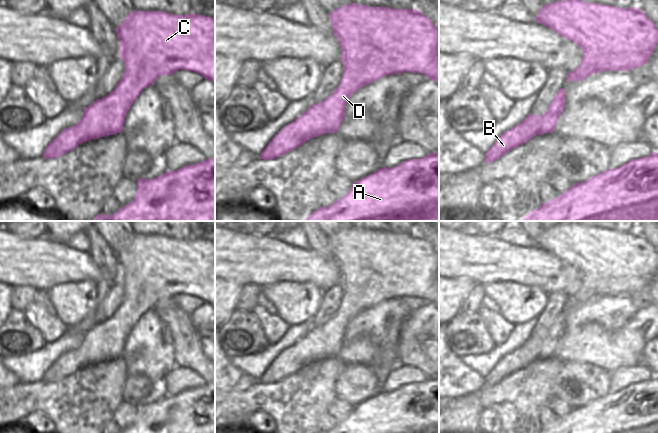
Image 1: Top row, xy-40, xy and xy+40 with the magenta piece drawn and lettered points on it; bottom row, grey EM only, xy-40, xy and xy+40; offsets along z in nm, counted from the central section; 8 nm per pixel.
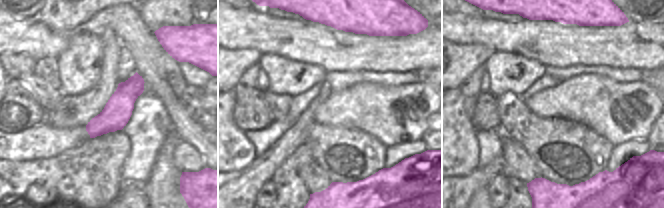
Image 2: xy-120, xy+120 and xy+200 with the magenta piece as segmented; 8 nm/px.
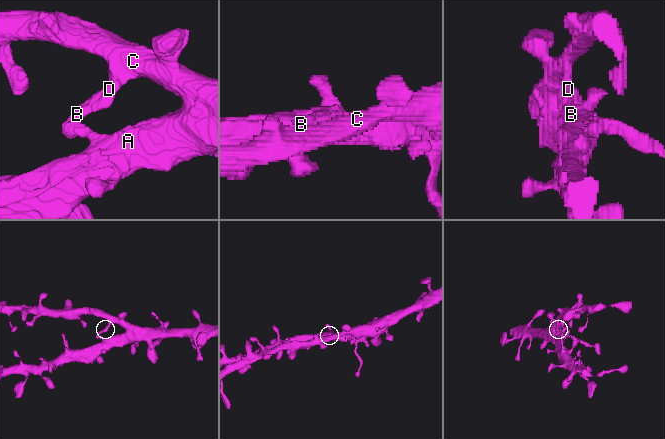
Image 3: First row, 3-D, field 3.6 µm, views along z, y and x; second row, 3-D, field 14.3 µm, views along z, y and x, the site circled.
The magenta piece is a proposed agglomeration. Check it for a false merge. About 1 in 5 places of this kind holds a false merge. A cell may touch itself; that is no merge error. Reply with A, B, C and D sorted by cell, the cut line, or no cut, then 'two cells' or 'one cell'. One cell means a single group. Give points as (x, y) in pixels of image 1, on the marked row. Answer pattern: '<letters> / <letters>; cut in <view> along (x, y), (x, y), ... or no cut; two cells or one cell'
A B C D; no cut; one cell

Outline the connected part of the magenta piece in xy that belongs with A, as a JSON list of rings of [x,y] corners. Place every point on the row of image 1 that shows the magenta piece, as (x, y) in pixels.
[[[429,153],[420,159],[410,159],[390,169],[382,167],[374,173],[355,181],[351,190],[328,207],[319,207],[304,221],[439,221],[439,153]]]

